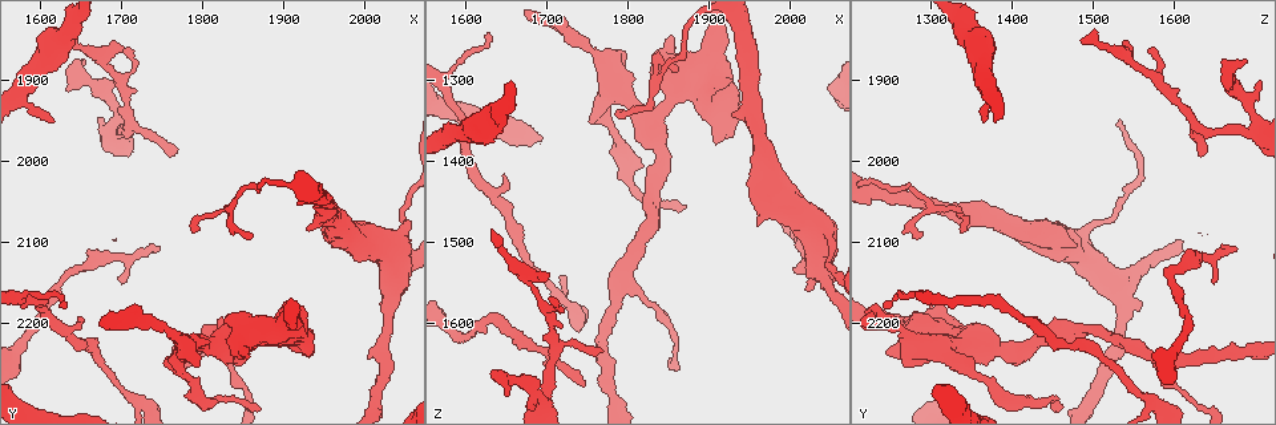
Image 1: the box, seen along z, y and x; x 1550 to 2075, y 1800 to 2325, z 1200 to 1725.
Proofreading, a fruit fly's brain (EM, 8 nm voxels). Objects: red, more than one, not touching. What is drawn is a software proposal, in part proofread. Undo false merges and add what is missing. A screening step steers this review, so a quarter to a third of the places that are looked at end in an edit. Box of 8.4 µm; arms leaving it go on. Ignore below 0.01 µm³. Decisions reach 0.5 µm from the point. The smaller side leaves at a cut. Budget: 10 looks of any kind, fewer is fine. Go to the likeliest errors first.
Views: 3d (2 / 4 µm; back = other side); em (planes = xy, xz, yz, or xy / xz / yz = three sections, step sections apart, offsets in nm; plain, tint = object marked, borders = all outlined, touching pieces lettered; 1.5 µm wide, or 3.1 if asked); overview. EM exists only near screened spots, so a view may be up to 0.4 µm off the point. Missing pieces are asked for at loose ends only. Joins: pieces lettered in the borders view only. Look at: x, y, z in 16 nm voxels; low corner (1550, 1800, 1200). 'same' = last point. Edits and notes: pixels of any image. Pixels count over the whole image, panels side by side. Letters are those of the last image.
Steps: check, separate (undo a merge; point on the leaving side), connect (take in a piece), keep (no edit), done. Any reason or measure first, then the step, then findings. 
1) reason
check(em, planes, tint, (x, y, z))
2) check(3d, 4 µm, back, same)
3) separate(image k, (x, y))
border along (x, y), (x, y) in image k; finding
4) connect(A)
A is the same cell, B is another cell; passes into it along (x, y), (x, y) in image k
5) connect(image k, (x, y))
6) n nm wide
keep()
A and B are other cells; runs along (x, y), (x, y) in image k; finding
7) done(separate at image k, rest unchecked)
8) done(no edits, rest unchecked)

thin end
check(3d, 2 µm, (1745, 2110, 1680))

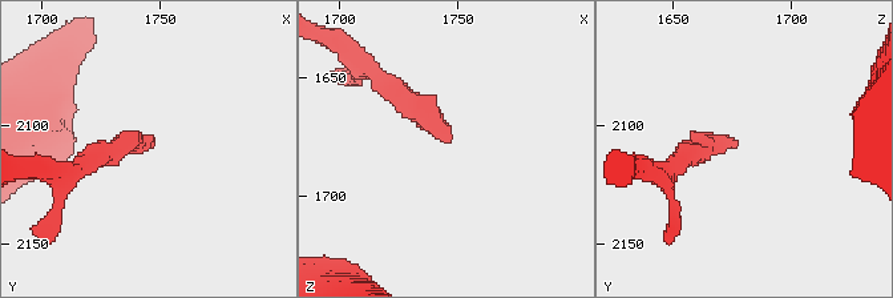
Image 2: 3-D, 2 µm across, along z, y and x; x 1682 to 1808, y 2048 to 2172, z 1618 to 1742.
check(em, planes, plain, (1747, 2108, 1679))

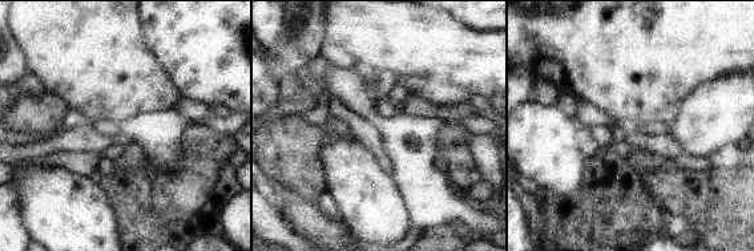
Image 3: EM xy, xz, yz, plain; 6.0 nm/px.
check(em, planes, borders, same)

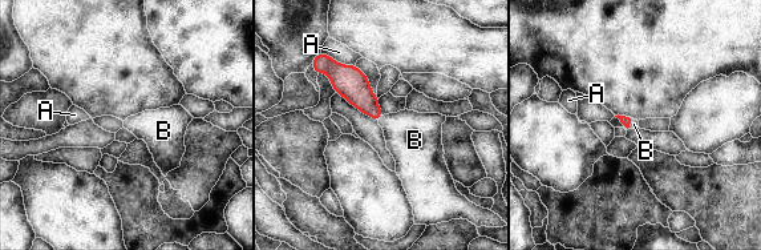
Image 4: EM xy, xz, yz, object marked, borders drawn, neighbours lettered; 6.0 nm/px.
connect(B)
B is the same cell, A is another cell; passes into it along (353, 85), (380, 117), (415, 140) in image 4; the neuron continues

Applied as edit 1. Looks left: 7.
check(overview)

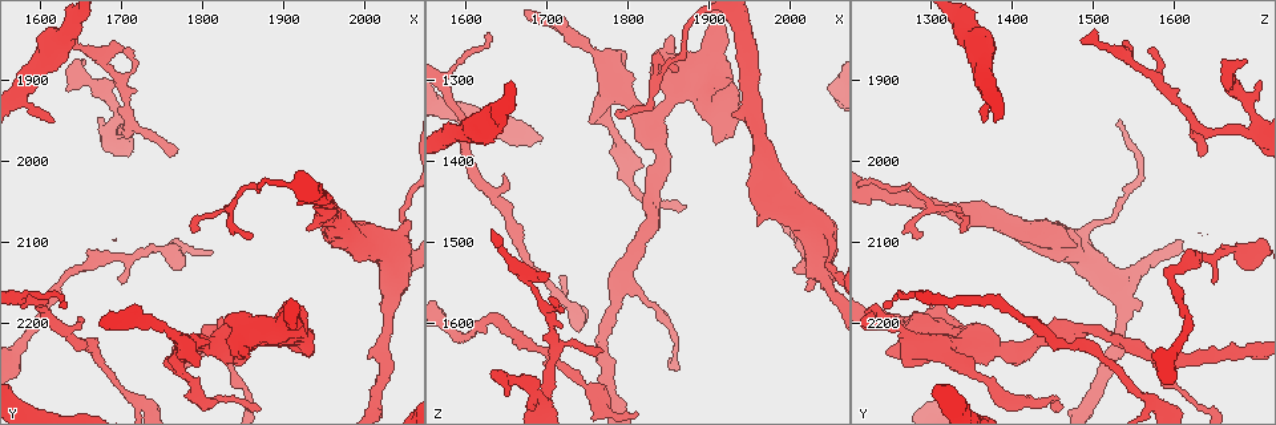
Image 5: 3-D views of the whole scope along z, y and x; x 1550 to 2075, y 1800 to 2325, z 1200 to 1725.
branch stops here
check(3d, 2 µm, back, (1765, 1990, 1630))

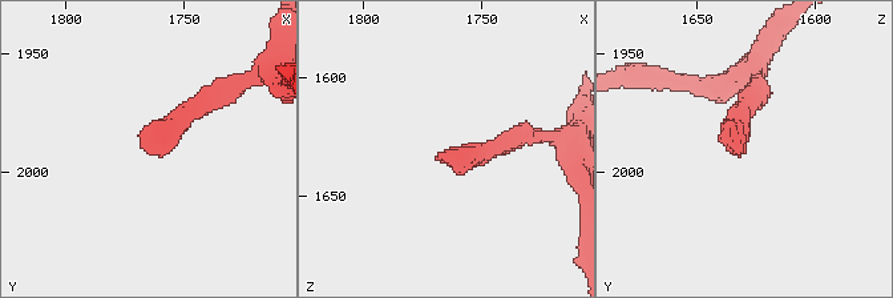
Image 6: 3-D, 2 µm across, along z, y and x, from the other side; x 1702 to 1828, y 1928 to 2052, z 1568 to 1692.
need the tissue
check(em, planes, borders, (1761, 1993, 1631))

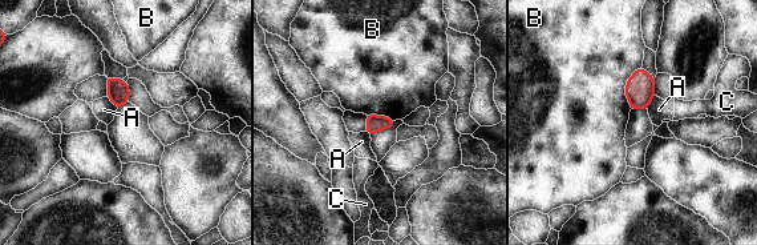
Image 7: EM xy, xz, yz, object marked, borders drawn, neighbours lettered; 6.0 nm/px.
keep()
A, B and C are other cells; border along (642, 64), (624, 88), (630, 111) in image 7; none of them fits

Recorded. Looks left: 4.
an open end
check(em, yz, step 4, tint, (2015, 2175, 1555))

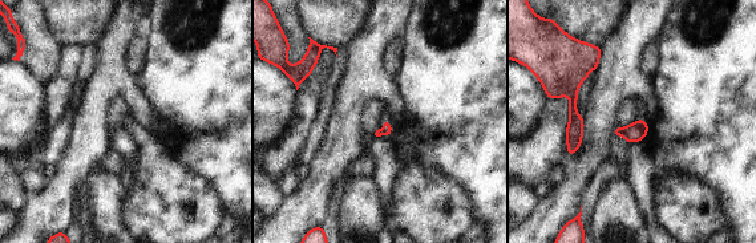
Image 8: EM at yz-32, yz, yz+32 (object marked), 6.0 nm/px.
another direction
check(em, planes, borders, same)

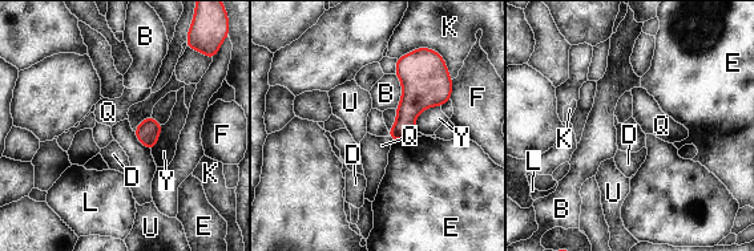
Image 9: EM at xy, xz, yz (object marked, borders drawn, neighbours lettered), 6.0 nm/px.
keep()
B, D, E, F, K, L, Q, U and Y are other cells; border along (388, 136), (394, 140) in image 9; no lettered piece goes on from it

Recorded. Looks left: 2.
an open end
check(em, planes, borders, (1630, 2180, 1245))

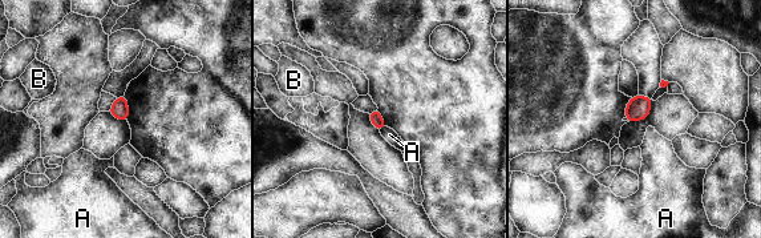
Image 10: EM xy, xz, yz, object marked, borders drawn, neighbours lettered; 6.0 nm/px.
keep()
A and B are other cells; no lettered piece goes on from it

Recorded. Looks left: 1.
done(connect at image 4, rest unchecked)

